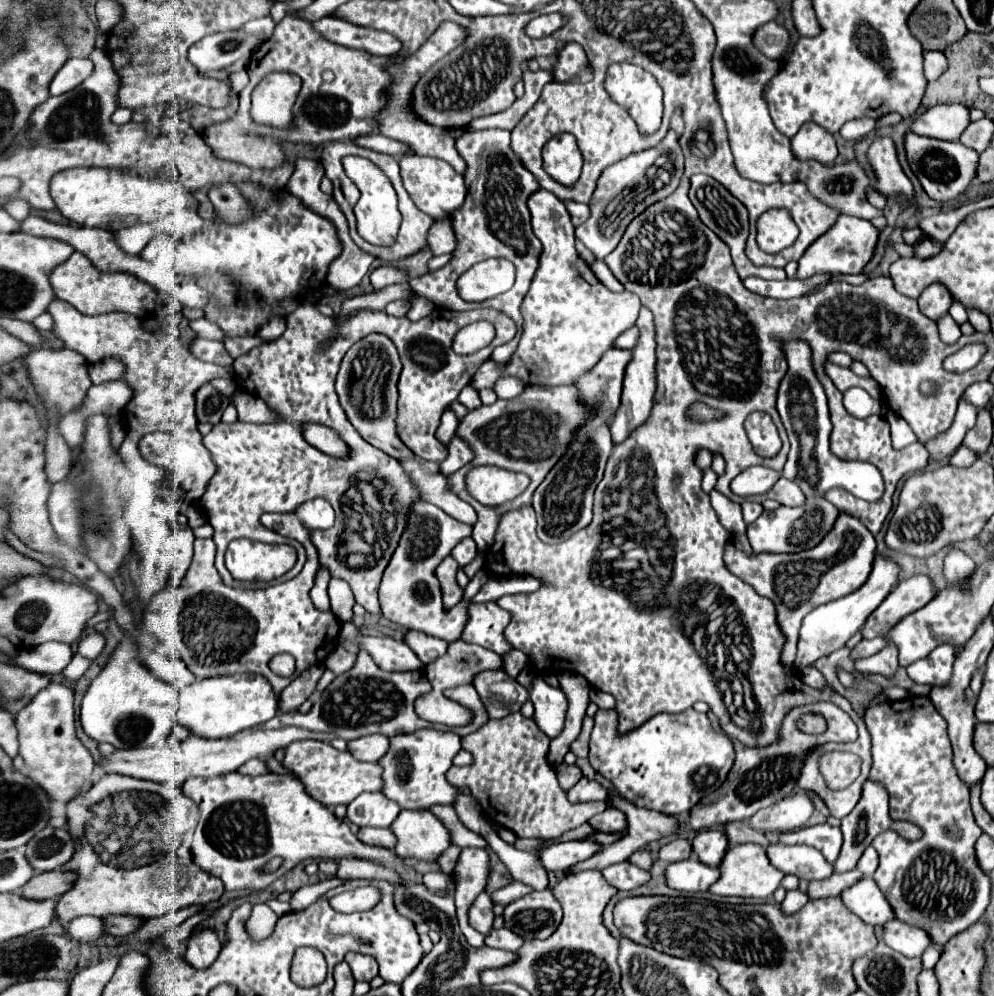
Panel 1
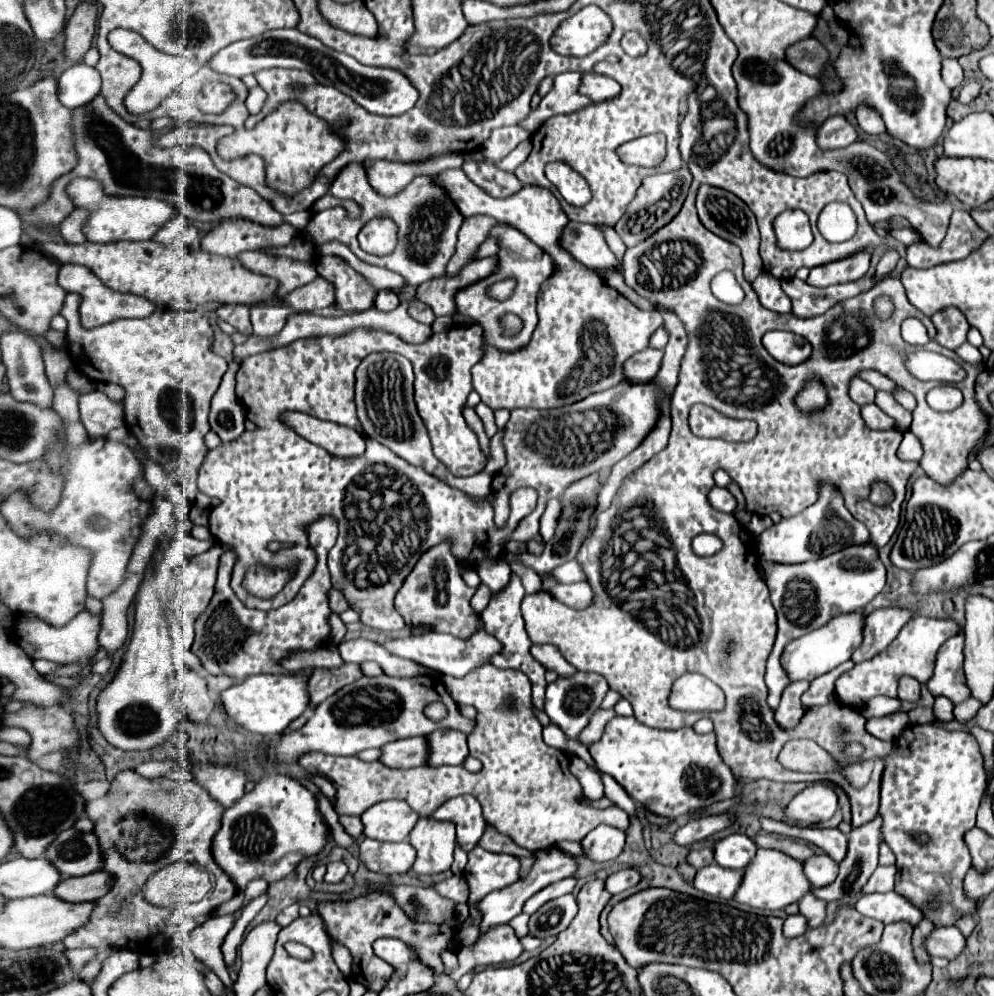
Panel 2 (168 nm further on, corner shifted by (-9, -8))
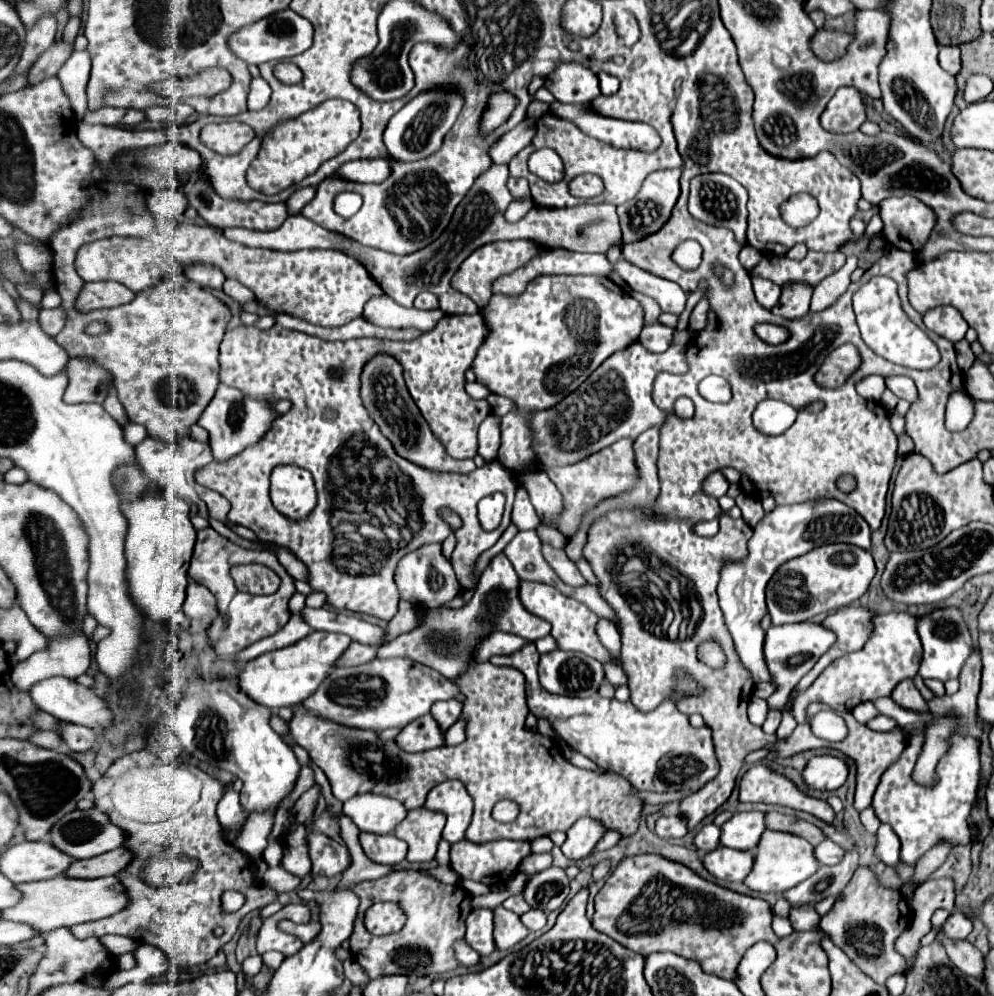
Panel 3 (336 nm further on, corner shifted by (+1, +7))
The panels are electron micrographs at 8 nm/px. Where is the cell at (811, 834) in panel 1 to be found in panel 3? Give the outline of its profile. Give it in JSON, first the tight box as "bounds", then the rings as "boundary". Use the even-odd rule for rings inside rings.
{"bounds":[739,765,835,823],"boundary":[[[753,765],[741,779],[739,801],[743,803],[769,803],[795,811],[815,815],[825,823],[835,823],[835,813],[829,803],[803,795],[789,779],[769,771],[765,765]]]}

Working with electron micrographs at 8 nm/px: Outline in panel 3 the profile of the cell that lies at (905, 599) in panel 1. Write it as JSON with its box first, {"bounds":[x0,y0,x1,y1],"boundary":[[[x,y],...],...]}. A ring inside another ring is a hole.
{"bounds":[799,605,875,685],"boundary":[[[849,605],[849,607],[843,607],[839,611],[835,611],[833,615],[829,615],[823,625],[833,629],[835,635],[837,635],[837,641],[835,645],[815,663],[815,667],[799,681],[799,685],[811,685],[817,675],[831,663],[835,661],[837,657],[845,655],[845,653],[851,653],[851,651],[857,651],[859,647],[863,647],[867,643],[867,637],[871,637],[871,617],[875,617],[875,611],[867,609],[867,607],[855,607],[855,605]]]}

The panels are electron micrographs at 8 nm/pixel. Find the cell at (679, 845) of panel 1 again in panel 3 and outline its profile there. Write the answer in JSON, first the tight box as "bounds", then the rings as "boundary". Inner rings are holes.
{"bounds":[693,825,719,853],"boundary":[[[705,825],[693,839],[693,845],[697,853],[707,853],[719,845],[719,827],[715,825]]]}

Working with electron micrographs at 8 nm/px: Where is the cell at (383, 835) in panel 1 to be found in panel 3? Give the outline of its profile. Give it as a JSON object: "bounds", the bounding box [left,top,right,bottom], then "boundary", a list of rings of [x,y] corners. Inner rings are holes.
{"bounds":[359,831,407,865],"boundary":[[[363,831],[359,833],[359,843],[365,855],[381,865],[399,865],[407,855],[407,843],[395,835],[373,835]]]}

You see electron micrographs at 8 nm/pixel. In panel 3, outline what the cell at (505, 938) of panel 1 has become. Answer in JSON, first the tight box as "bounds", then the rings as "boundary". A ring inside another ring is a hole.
{"bounds":[521,909,547,931],"boundary":[[[531,909],[525,915],[521,915],[521,921],[523,921],[523,925],[527,925],[529,931],[539,931],[547,923],[547,917],[541,909]]]}

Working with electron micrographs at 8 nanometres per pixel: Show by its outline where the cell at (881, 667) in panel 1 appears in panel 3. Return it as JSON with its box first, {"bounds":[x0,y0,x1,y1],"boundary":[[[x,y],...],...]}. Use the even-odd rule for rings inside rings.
{"bounds":[891,679,927,711],"boundary":[[[913,679],[901,681],[901,683],[893,689],[891,697],[893,697],[895,703],[899,703],[899,705],[905,707],[905,709],[913,709],[913,711],[923,711],[923,709],[927,709],[927,703],[925,703],[925,699],[921,697],[921,693],[915,689]]]}

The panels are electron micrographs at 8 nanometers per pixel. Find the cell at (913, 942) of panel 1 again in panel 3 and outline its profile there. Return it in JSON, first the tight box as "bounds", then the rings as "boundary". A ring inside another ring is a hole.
{"bounds":[941,913,973,939],"boundary":[[[963,913],[949,915],[949,919],[941,927],[941,931],[947,939],[965,939],[971,933],[971,929],[973,929],[973,925]]]}

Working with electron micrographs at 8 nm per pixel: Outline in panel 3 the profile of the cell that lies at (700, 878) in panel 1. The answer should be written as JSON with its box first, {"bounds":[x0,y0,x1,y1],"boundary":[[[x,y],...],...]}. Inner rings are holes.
{"bounds":[701,847,753,881],"boundary":[[[717,847],[701,857],[703,867],[717,879],[743,881],[753,867],[751,851],[737,851],[729,847]]]}

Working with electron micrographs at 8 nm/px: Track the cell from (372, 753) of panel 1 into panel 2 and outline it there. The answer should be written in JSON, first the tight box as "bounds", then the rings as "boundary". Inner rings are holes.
{"bounds":[381,736,429,768],"boundary":[[[427,736],[395,740],[393,744],[387,744],[381,750],[383,750],[381,762],[389,764],[391,768],[417,768],[427,764],[429,760]]]}

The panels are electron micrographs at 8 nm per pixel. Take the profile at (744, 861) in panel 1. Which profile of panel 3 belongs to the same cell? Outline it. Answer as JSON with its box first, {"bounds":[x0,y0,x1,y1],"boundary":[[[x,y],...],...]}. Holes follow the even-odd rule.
{"bounds":[743,831,819,893],"boundary":[[[763,831],[763,837],[759,839],[755,851],[755,865],[743,883],[757,893],[783,893],[795,887],[797,883],[805,881],[807,877],[811,877],[817,867],[819,863],[813,857],[813,845],[809,841],[791,833]]]}

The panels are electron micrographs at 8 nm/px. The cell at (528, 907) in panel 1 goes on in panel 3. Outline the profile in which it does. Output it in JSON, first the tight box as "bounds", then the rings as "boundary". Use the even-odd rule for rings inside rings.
{"bounds":[523,867,569,911],"boundary":[[[549,867],[533,875],[523,891],[523,897],[531,909],[551,911],[561,907],[569,895],[569,879],[561,867]]]}

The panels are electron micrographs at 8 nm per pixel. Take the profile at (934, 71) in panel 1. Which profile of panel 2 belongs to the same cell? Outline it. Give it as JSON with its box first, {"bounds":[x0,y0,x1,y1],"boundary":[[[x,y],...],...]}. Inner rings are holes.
{"bounds":[943,58,963,90],"boundary":[[[955,58],[943,60],[943,80],[951,90],[963,82],[963,68],[959,66],[959,62]]]}

